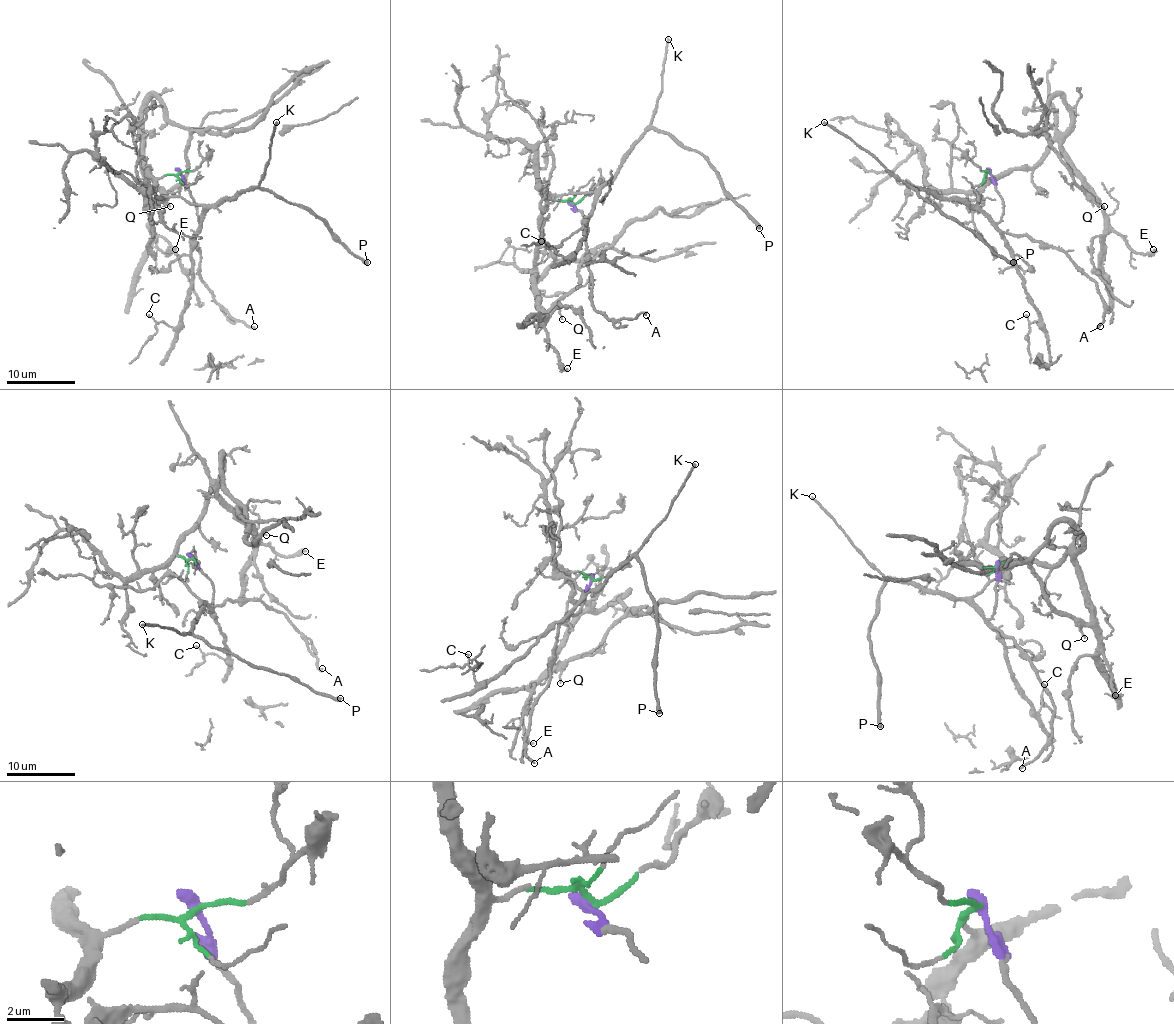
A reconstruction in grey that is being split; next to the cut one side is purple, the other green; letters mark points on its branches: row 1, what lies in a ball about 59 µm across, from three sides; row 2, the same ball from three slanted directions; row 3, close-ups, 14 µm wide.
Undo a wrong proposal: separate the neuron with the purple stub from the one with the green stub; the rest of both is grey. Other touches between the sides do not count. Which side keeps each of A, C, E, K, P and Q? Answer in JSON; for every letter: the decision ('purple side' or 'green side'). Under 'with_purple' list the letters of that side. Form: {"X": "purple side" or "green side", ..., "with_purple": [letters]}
{"A": "purple side", "C": "purple side", "E": "green side", "K": "purple side", "P": "purple side", "Q": "green side", "with_purple": ["A", "C", "K", "P"]}

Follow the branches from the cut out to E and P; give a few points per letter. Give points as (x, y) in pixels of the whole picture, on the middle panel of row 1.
E: (571, 203), (547, 204), (535, 256), (535, 300), (540, 324), (559, 364), (568, 369)
P: (571, 204), (588, 218), (629, 148), (648, 129), (660, 129), (696, 150), (759, 228)

